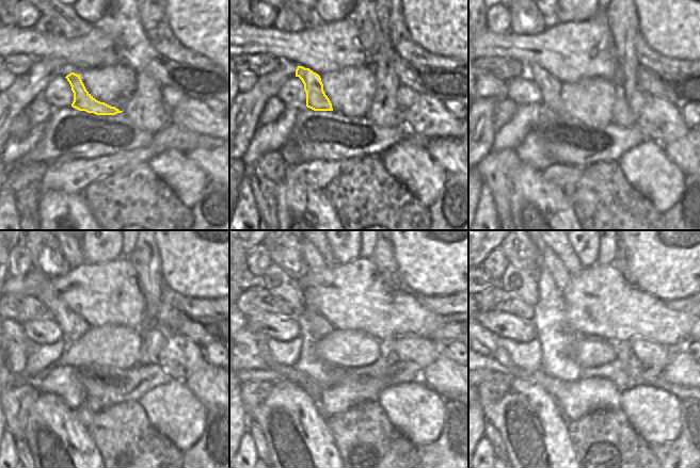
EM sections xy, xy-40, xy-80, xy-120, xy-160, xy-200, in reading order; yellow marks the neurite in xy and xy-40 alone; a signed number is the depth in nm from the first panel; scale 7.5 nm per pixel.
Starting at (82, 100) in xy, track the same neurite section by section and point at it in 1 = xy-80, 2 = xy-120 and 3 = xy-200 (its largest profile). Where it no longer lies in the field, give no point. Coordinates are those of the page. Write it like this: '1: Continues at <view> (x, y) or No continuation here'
1: Continues at xy-80 (550, 86)
2: Continues at xy-120 (73, 326)
3: Continues at xy-200 (516, 280).

